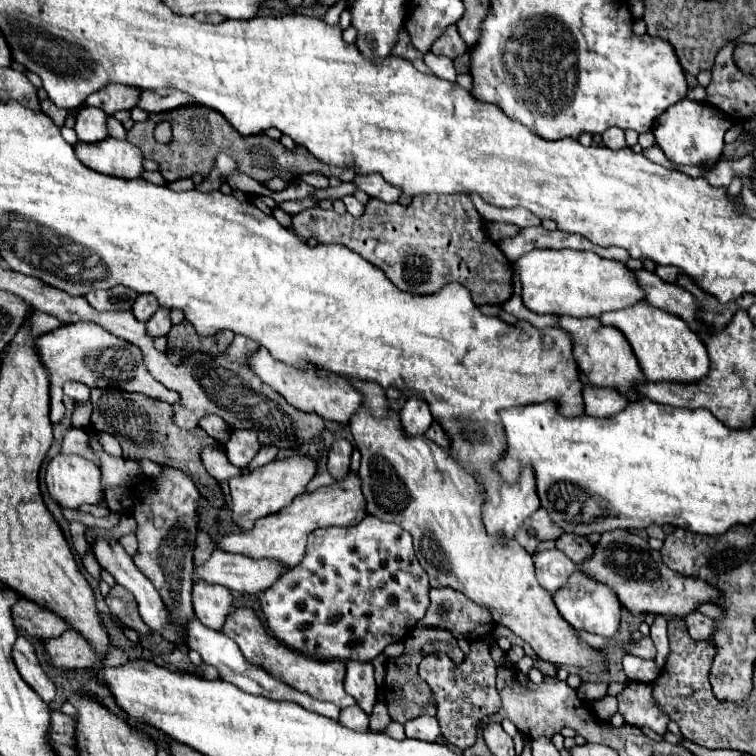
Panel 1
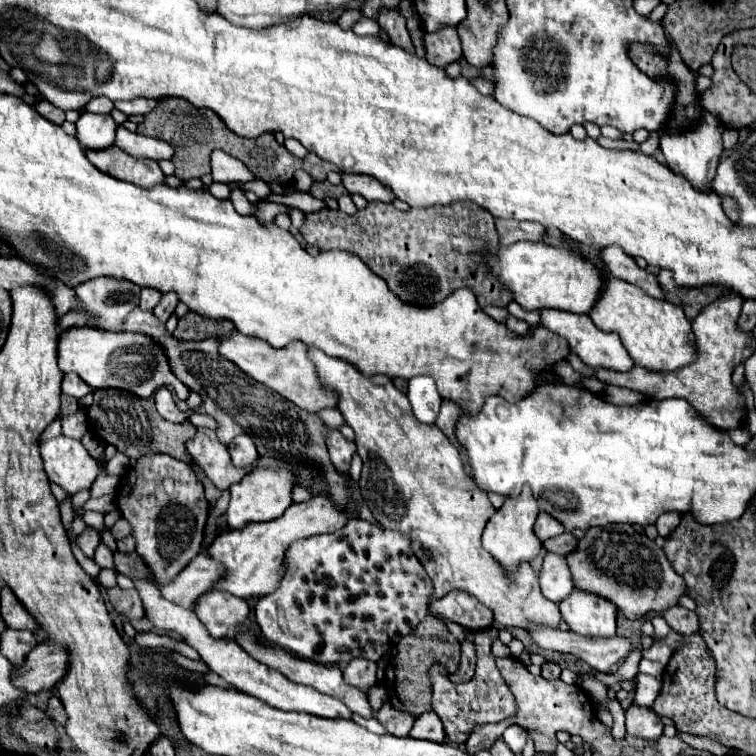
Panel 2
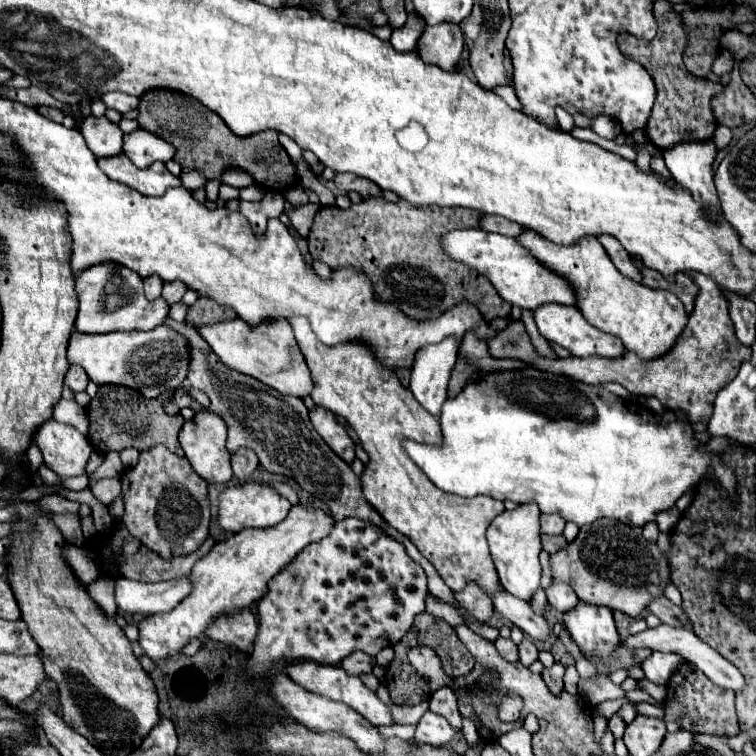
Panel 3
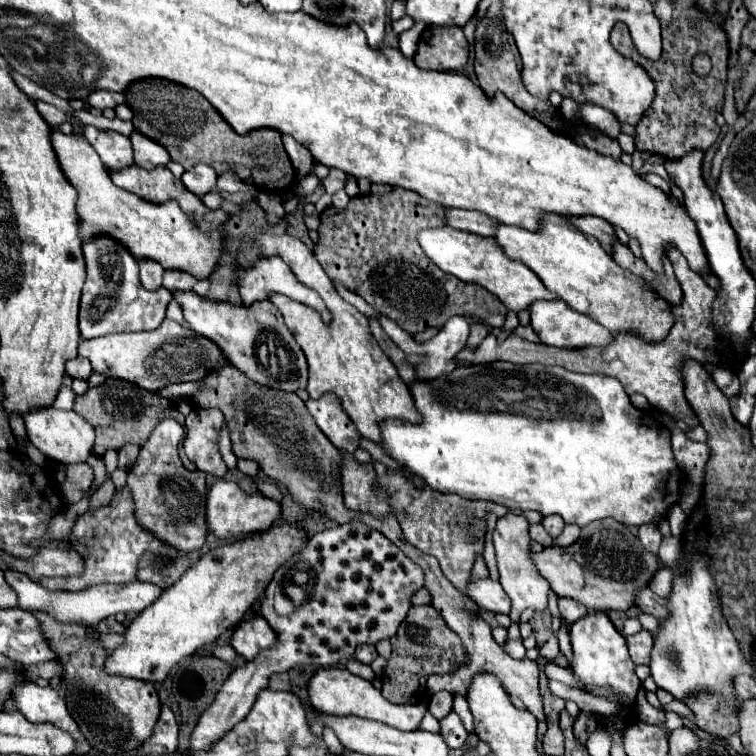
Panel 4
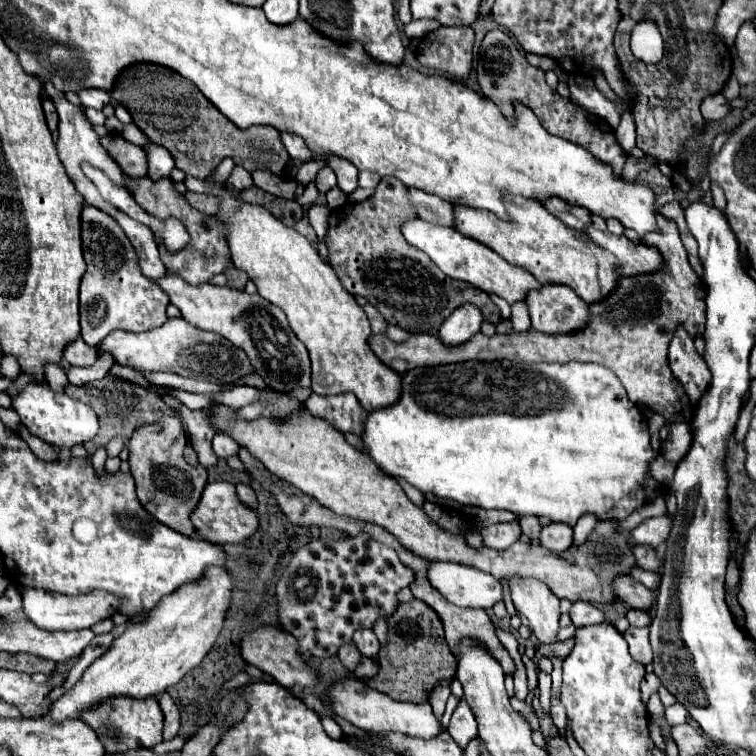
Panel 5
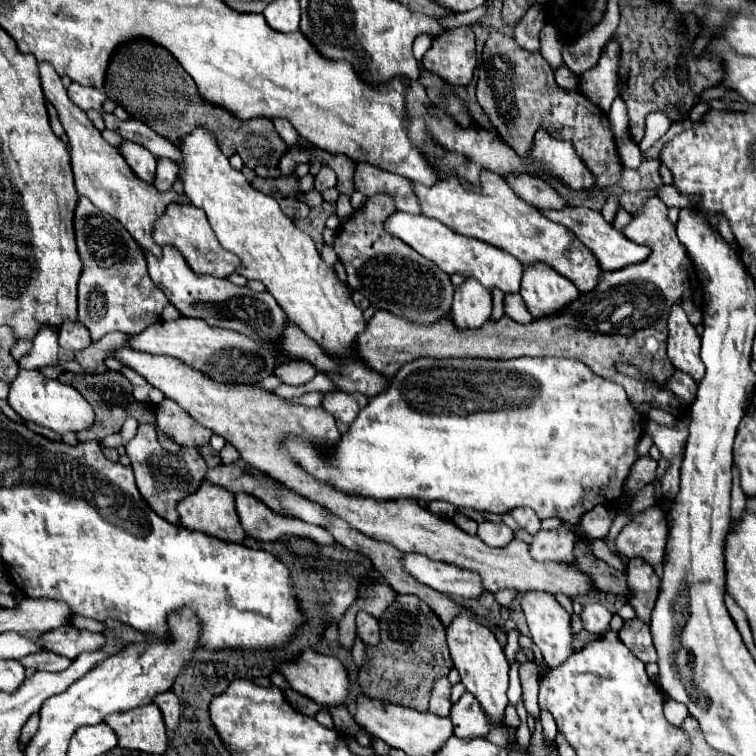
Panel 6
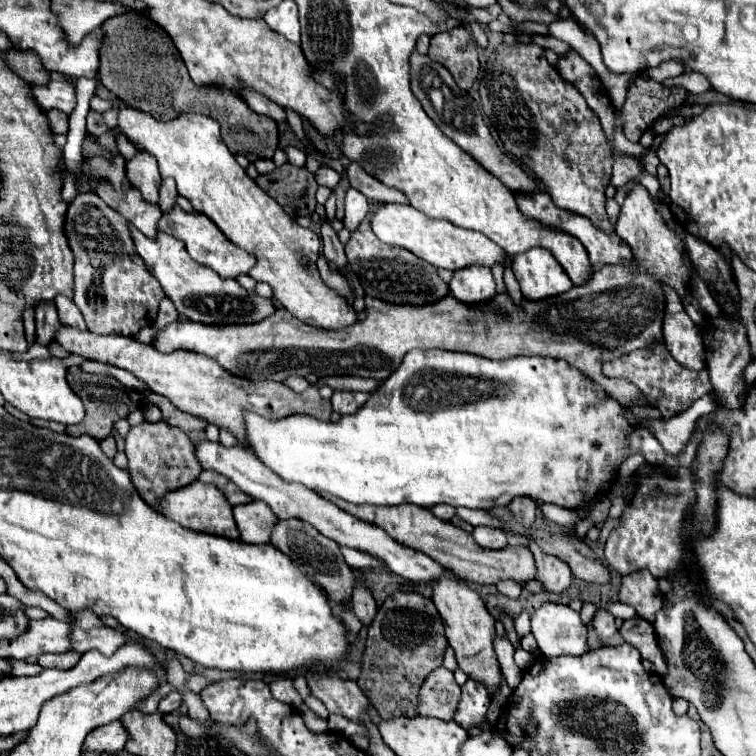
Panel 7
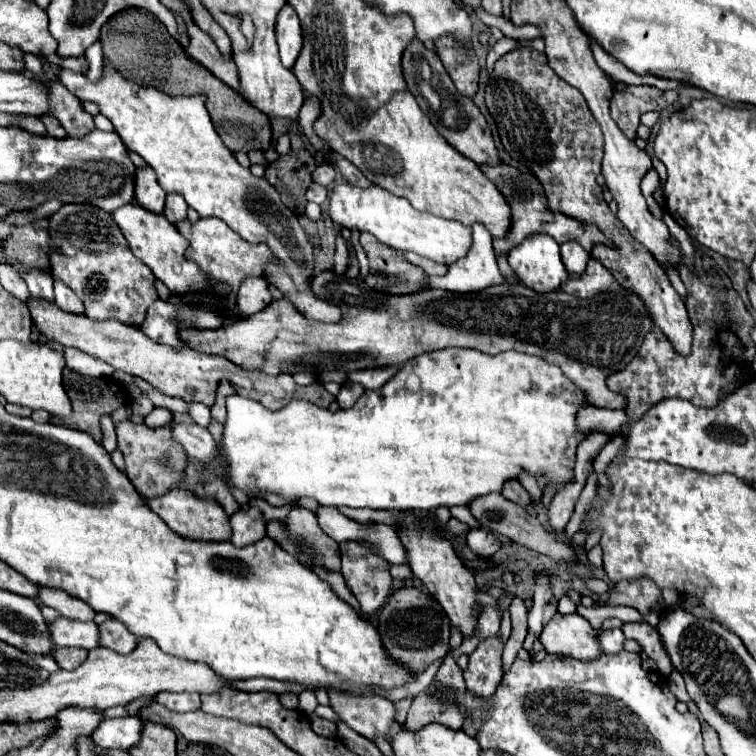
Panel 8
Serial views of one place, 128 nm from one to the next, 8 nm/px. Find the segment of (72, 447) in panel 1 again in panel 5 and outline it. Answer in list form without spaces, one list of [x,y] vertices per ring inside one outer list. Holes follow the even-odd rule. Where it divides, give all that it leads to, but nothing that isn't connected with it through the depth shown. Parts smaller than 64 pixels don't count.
[[[46,364],[44,366],[44,374],[46,374],[46,382],[52,386],[52,390],[60,392],[66,384],[68,384],[68,378],[66,378],[66,372],[58,366],[58,364]]]

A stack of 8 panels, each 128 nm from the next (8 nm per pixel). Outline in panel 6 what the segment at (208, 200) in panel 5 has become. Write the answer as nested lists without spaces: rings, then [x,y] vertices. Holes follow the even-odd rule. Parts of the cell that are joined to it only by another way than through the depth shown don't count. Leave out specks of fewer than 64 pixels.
[[[38,62],[38,70],[40,70],[40,82],[42,82],[44,96],[58,110],[58,116],[60,116],[66,136],[70,140],[68,148],[70,148],[74,184],[76,184],[78,194],[84,194],[86,198],[90,198],[90,202],[96,208],[114,216],[132,234],[132,238],[142,246],[142,250],[148,250],[148,252],[160,256],[162,248],[154,242],[152,230],[154,230],[156,220],[160,220],[160,216],[164,214],[168,202],[178,202],[179,196],[173,188],[166,194],[160,194],[154,186],[148,186],[144,180],[136,178],[136,174],[132,174],[132,170],[126,166],[126,160],[122,158],[118,148],[110,146],[102,138],[102,134],[88,120],[86,112],[80,110],[78,106],[72,106],[72,102],[66,96],[66,88],[62,86],[60,76],[54,72],[54,68],[48,62]]]

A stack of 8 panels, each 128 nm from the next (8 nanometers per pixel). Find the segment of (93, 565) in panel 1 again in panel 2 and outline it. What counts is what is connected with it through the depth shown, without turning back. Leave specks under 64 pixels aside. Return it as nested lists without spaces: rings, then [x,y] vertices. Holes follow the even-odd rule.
[[[88,526],[88,528],[76,538],[76,542],[78,542],[78,546],[82,548],[82,552],[84,552],[88,558],[92,558],[96,546],[100,544],[100,532],[98,532],[96,528],[90,528],[90,526]]]

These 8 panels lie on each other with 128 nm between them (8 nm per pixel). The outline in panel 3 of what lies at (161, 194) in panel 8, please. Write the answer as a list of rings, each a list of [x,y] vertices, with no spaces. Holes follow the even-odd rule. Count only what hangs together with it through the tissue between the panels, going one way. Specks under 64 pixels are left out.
[[[88,116],[80,126],[80,132],[96,158],[112,158],[122,154],[124,132],[118,128],[118,124],[112,124],[106,116],[102,118]]]

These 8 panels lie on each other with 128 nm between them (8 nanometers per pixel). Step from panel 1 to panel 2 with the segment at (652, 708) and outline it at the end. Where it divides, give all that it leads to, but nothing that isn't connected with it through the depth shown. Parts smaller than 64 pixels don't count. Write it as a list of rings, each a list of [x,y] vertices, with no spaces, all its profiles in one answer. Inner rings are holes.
[[[630,706],[626,710],[626,732],[636,738],[644,740],[656,740],[662,736],[664,724],[660,722],[660,716],[650,708]]]

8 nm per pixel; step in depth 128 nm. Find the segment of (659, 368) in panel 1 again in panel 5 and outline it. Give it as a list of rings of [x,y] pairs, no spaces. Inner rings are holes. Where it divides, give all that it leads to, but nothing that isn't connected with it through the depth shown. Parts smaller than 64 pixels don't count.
[[[504,194],[502,200],[510,220],[496,218],[492,212],[486,210],[474,210],[472,206],[452,204],[456,214],[456,226],[452,228],[468,238],[486,244],[510,264],[526,268],[542,284],[552,282],[570,286],[588,304],[598,302],[608,294],[608,290],[616,286],[620,278],[614,272],[616,258],[612,258],[612,254],[608,254],[606,250],[600,250],[596,244],[588,242],[588,236],[584,232],[576,232],[562,224],[556,216],[546,212],[538,200],[512,194]]]

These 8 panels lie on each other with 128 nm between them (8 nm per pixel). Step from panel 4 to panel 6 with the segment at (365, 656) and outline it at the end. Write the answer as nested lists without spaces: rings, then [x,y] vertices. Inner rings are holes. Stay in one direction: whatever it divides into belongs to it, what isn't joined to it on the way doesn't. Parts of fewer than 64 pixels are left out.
[[[360,610],[356,616],[356,634],[364,640],[364,644],[374,646],[378,642],[378,620]]]

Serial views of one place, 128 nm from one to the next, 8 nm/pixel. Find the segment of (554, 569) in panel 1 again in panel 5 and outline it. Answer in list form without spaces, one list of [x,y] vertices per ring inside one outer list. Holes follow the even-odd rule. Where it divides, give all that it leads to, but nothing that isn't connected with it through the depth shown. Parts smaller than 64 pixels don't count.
[[[574,602],[570,608],[570,618],[576,628],[604,622],[604,614],[590,602]]]

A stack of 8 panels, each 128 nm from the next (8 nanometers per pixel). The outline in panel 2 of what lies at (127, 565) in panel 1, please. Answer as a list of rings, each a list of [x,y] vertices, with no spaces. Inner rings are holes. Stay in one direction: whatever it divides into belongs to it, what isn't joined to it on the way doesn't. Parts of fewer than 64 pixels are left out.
[[[134,580],[134,586],[140,592],[146,616],[154,622],[154,626],[158,630],[172,630],[172,632],[180,634],[182,640],[186,644],[190,644],[200,654],[202,662],[206,662],[212,672],[222,676],[228,684],[232,684],[240,692],[246,692],[254,698],[260,698],[262,702],[266,702],[266,704],[270,704],[278,710],[286,710],[286,712],[306,712],[306,714],[312,714],[312,716],[318,716],[318,718],[346,718],[346,720],[352,718],[352,712],[340,700],[326,696],[326,694],[320,694],[318,690],[312,690],[310,686],[294,684],[292,680],[288,680],[278,670],[272,670],[272,668],[260,664],[258,660],[254,660],[252,656],[248,656],[246,650],[242,646],[238,646],[234,640],[212,638],[192,610],[180,608],[176,604],[162,600],[156,584],[150,584],[148,580]]]

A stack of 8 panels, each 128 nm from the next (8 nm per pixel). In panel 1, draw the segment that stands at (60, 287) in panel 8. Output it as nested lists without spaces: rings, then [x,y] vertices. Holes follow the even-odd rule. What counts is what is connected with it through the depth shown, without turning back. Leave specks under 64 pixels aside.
[[[66,382],[64,384],[64,394],[74,398],[76,402],[86,402],[90,398],[90,388],[80,384],[80,382]]]

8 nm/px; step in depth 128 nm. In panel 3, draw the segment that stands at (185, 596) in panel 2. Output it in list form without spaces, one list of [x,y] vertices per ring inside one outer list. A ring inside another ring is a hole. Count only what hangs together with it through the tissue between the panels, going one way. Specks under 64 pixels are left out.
[[[188,576],[170,582],[139,582],[119,577],[115,582],[116,606],[132,614],[156,614],[172,610],[190,592]]]

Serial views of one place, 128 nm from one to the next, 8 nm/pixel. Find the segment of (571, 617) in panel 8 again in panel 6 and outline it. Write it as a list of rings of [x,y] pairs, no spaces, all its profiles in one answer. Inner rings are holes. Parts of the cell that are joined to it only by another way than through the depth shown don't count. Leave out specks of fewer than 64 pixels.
[[[526,592],[522,598],[522,610],[526,614],[530,636],[536,642],[536,646],[542,650],[546,664],[548,666],[562,664],[574,652],[574,630],[572,630],[570,614],[548,592]]]

